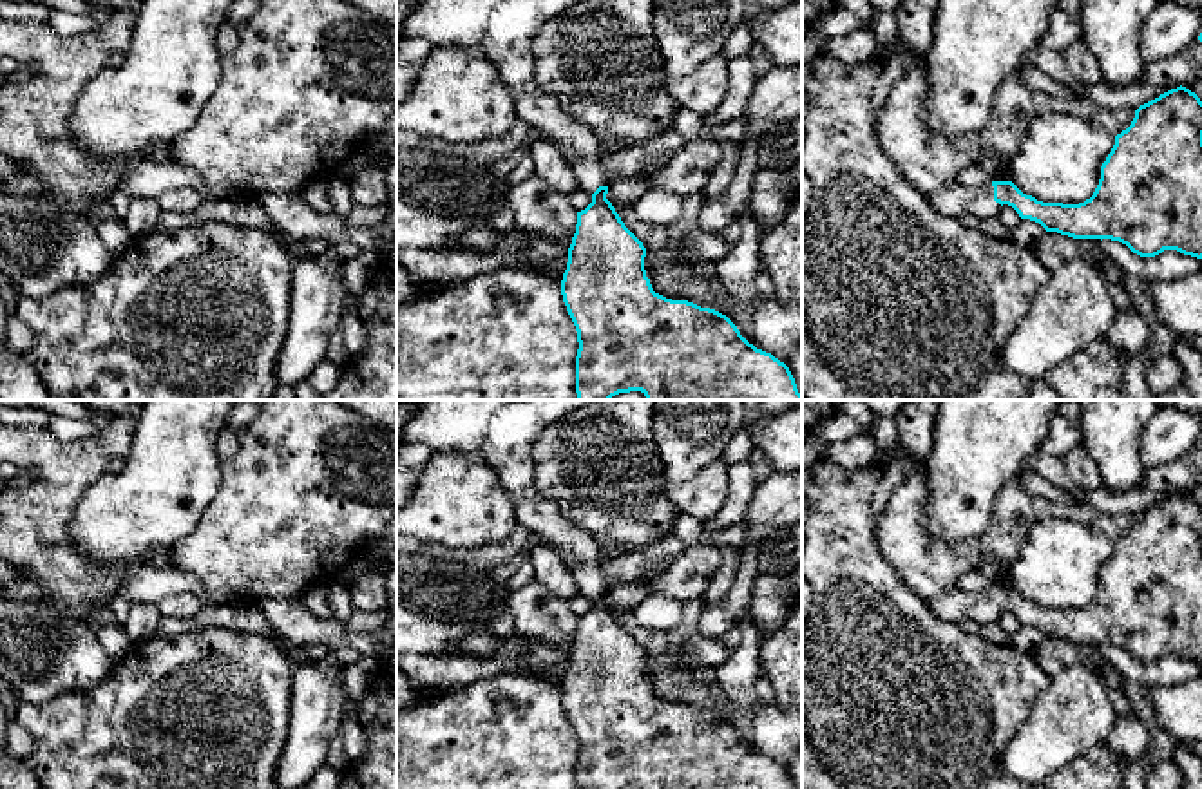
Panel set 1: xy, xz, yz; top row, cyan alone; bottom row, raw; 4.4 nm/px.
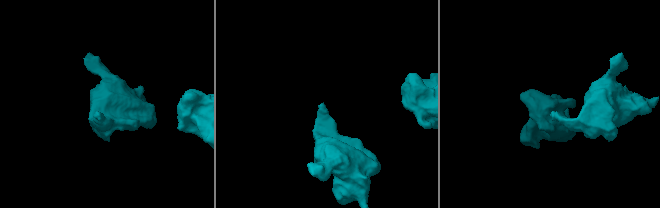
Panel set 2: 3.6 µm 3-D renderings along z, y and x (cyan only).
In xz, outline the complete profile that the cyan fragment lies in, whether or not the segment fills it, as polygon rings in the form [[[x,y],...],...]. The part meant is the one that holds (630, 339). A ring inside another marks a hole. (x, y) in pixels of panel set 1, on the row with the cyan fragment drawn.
[[[418,0],[402,20],[404,40],[480,52],[510,90],[516,114],[549,134],[592,203],[577,212],[561,295],[577,331],[577,400],[610,400],[641,391],[646,400],[802,400],[789,367],[749,344],[722,313],[653,291],[644,270],[646,248],[606,199],[603,145],[558,98],[538,87],[532,42],[541,27],[587,0]]]

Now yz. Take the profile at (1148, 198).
[[[1180,85],[1140,105],[1131,125],[1115,136],[1099,185],[1084,203],[1043,203],[1023,194],[1012,181],[992,181],[981,188],[956,183],[929,194],[929,201],[940,214],[958,219],[965,214],[994,217],[1008,204],[1021,219],[1035,221],[1046,232],[1119,241],[1140,257],[1177,250],[1202,259],[1202,101]]]

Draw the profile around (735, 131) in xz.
[[[742,114],[740,118],[735,118],[722,127],[719,127],[713,132],[713,139],[717,141],[735,141],[735,143],[746,143],[748,141],[748,118]]]

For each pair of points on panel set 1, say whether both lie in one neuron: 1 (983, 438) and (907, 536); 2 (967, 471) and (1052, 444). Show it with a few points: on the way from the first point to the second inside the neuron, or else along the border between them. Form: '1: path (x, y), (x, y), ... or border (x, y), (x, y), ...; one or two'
1: border (925, 469), (925, 527), (934, 536), (954, 543); two
2: border (1050, 418), (1038, 449); two

